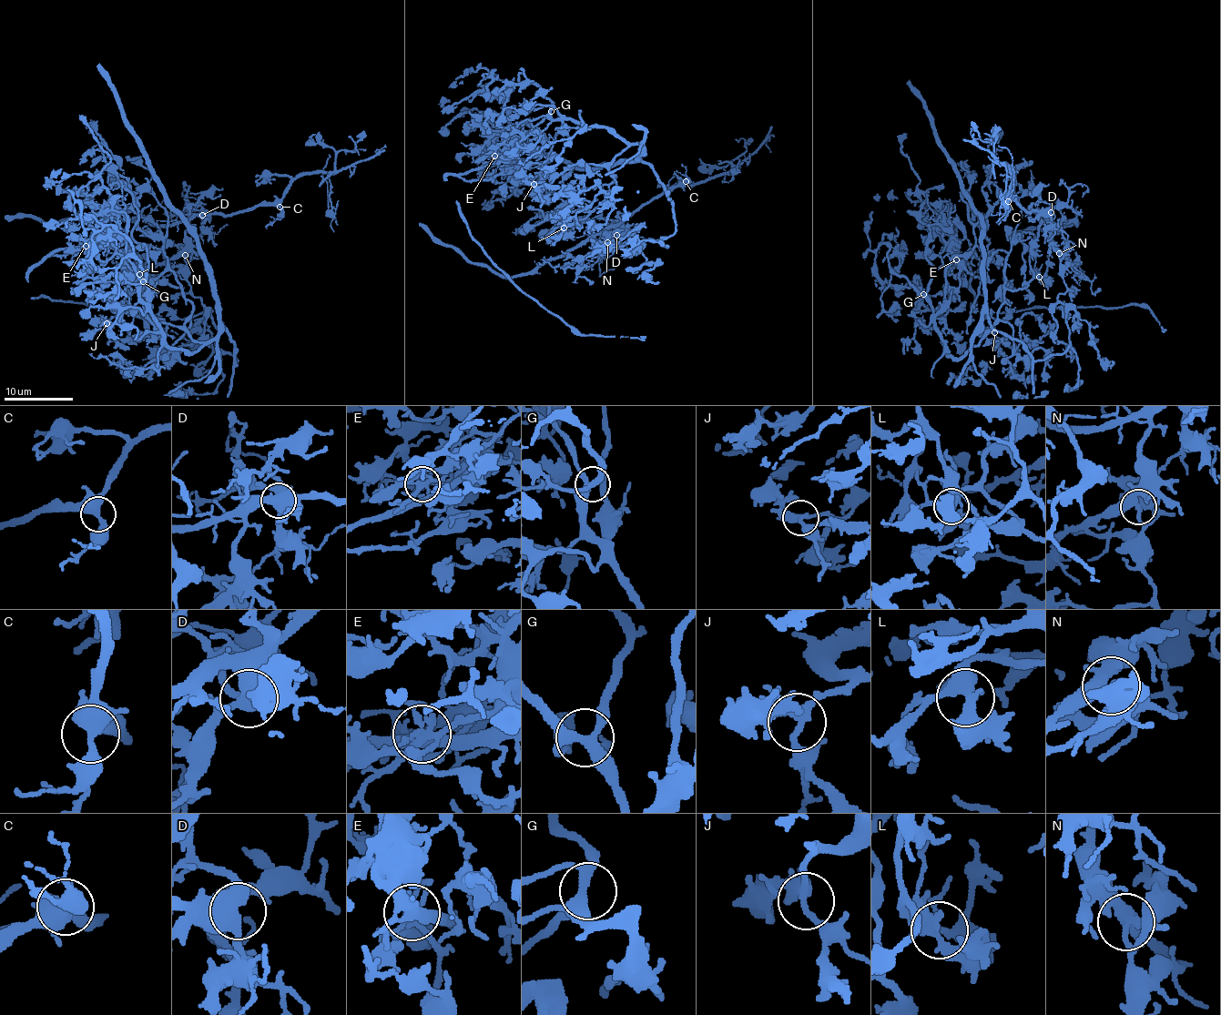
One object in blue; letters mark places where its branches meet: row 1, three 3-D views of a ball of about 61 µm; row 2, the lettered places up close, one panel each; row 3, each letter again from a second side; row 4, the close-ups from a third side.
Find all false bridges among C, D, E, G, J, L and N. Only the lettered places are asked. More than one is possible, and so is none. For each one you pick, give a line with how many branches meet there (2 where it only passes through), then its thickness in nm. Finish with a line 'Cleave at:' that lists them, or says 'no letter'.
E: 5 | 240 nm
N: 4 | 340 nm
Cleave at: E, N

